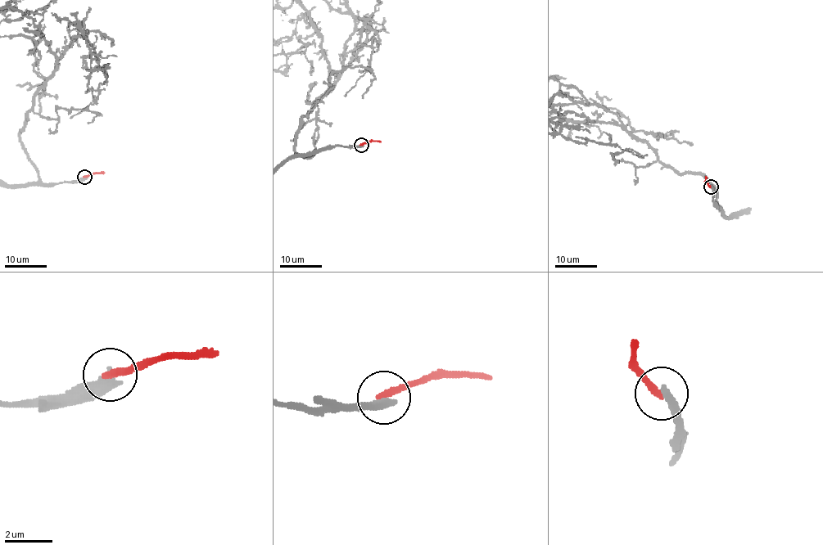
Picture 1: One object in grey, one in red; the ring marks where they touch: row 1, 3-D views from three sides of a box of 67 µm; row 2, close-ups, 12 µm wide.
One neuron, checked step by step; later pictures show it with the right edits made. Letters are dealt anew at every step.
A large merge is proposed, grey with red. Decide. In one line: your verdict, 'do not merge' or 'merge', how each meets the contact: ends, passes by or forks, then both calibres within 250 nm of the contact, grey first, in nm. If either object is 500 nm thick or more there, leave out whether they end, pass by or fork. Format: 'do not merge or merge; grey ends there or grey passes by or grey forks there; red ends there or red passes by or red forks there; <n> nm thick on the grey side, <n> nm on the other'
do not merge; grey ends there; red ends there; 440 nm thick on the grey side, 300 nm on the other

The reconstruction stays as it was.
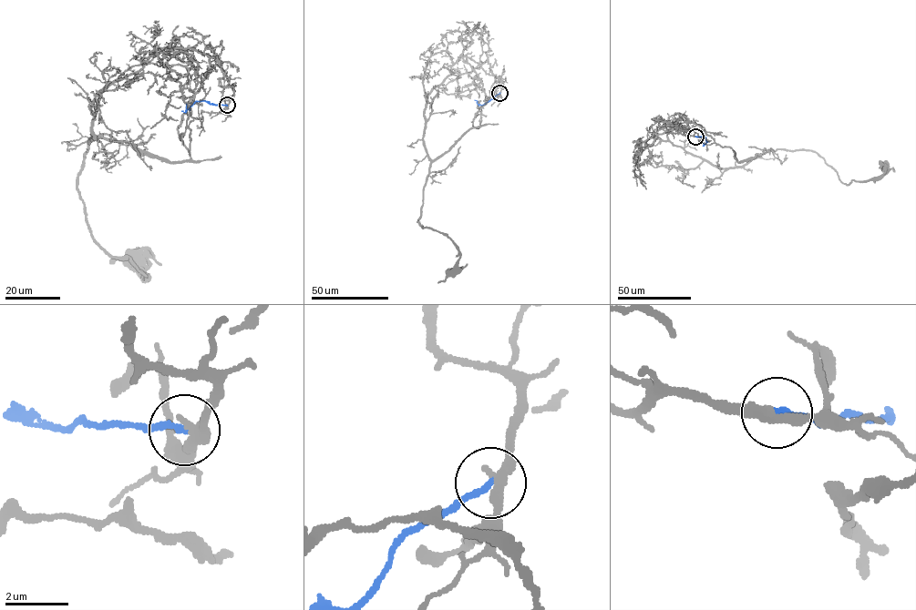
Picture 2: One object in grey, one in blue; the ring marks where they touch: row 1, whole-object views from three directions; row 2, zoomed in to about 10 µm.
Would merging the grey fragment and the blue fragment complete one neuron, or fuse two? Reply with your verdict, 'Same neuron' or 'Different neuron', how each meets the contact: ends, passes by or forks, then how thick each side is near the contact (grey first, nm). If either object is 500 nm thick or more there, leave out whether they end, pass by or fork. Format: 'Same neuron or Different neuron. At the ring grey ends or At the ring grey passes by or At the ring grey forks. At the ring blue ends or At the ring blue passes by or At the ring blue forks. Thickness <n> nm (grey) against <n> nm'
Same neuron. At the ring grey passes by. At the ring blue ends. Thickness 280 nm (grey) against 200 nm

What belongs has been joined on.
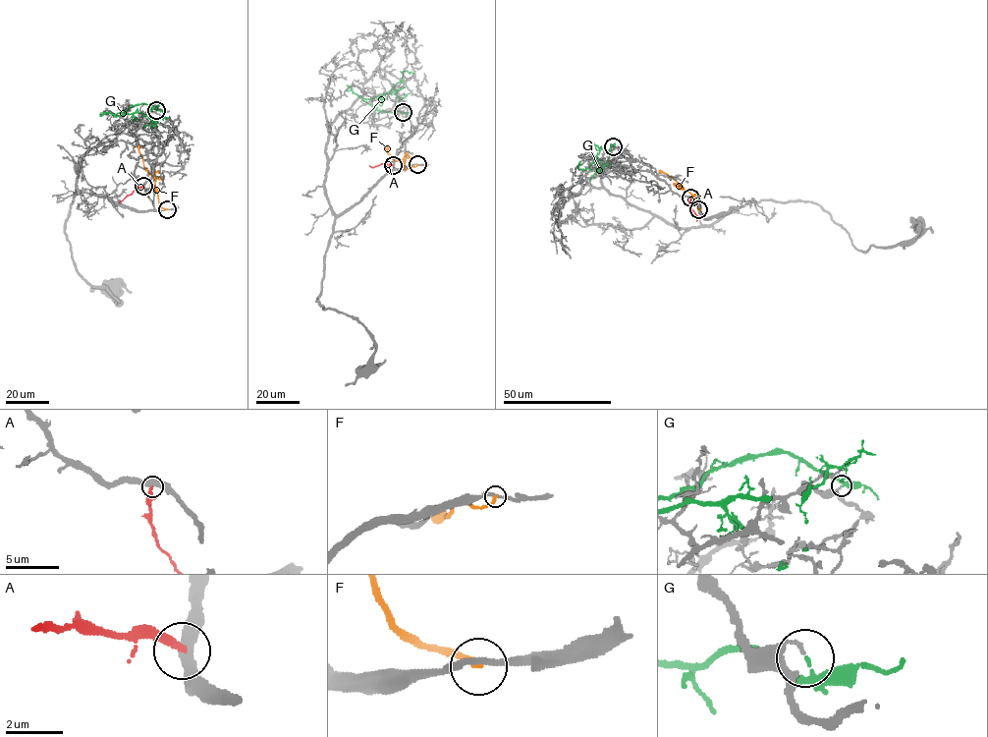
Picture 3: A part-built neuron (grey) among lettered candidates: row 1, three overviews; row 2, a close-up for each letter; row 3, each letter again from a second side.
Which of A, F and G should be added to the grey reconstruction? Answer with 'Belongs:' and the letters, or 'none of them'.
Belongs: none of them

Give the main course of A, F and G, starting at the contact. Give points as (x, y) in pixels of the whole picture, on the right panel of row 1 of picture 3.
A: (690, 198), (696, 221)
F: (698, 209), (696, 198), (658, 170)
G: (613, 146), (611, 144), (610, 153), (602, 171), (597, 160), (588, 168), (578, 169), (581, 161)

